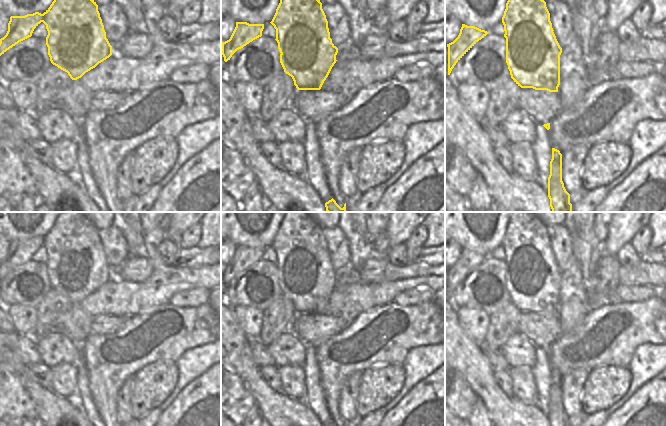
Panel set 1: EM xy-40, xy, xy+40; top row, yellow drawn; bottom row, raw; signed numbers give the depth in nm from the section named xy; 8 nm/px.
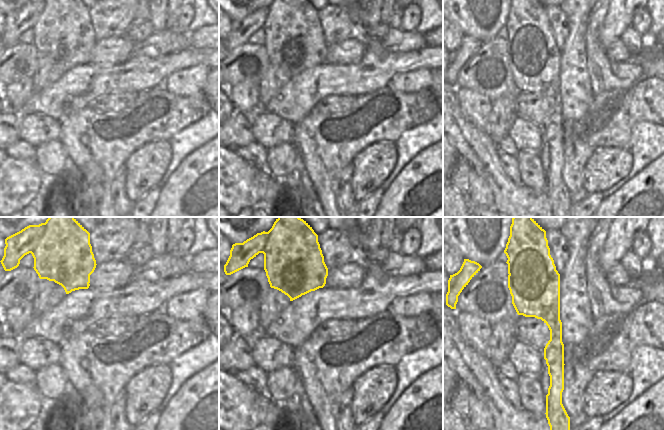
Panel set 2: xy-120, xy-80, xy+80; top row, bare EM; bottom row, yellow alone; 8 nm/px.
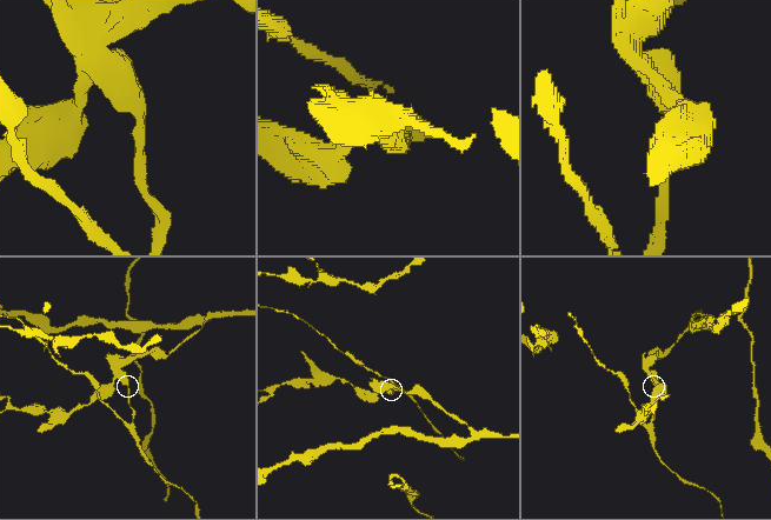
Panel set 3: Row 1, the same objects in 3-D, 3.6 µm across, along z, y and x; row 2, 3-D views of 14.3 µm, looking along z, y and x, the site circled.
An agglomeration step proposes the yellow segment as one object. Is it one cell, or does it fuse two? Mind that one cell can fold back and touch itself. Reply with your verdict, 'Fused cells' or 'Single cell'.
Fused cells

